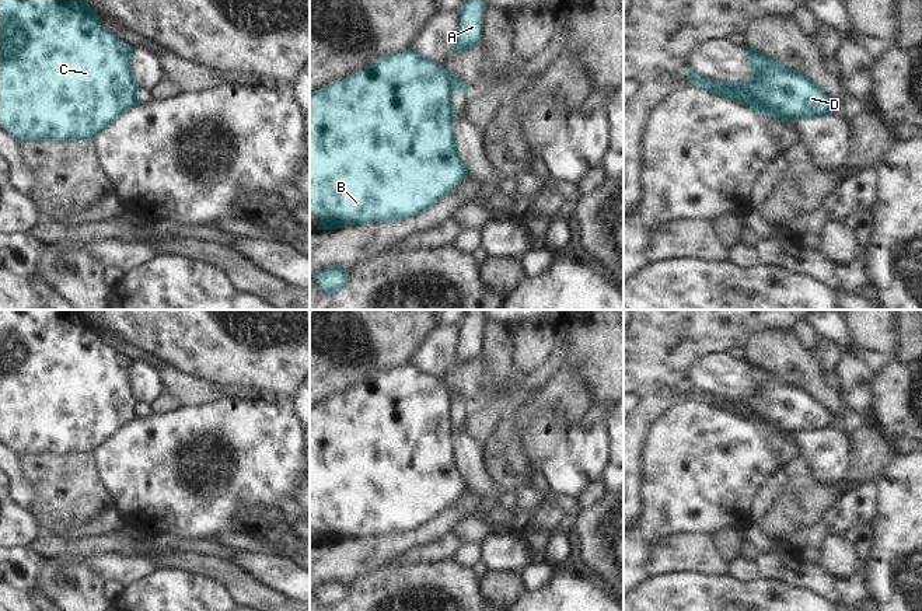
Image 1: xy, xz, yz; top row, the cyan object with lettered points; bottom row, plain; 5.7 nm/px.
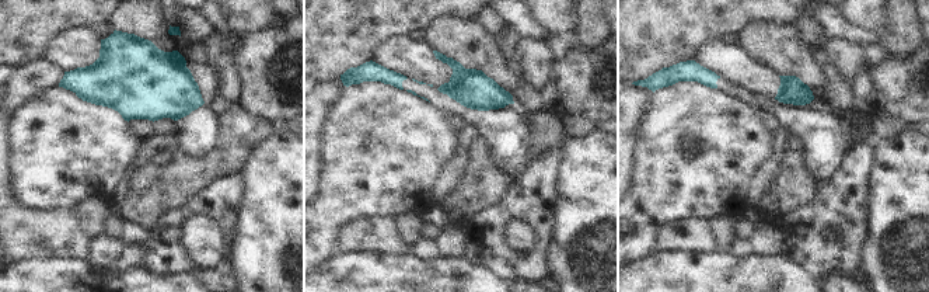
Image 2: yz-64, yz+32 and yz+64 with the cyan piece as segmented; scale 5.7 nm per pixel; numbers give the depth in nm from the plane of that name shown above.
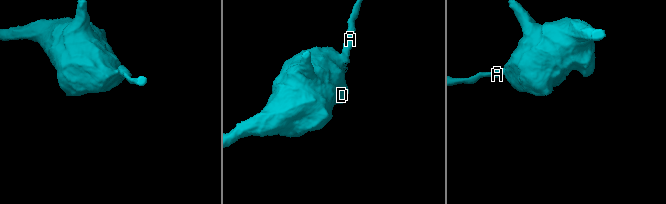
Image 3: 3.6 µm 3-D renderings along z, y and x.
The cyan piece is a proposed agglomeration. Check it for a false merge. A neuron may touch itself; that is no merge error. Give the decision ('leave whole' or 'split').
split

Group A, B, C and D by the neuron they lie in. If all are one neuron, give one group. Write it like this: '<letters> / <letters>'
A / B C D

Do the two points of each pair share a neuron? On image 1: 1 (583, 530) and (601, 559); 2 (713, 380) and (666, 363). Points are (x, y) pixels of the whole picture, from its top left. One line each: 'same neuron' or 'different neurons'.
1: same neuron
2: different neurons

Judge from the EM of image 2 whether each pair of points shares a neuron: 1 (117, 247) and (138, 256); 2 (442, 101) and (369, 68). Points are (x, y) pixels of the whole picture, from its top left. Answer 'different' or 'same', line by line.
1: different
2: same

